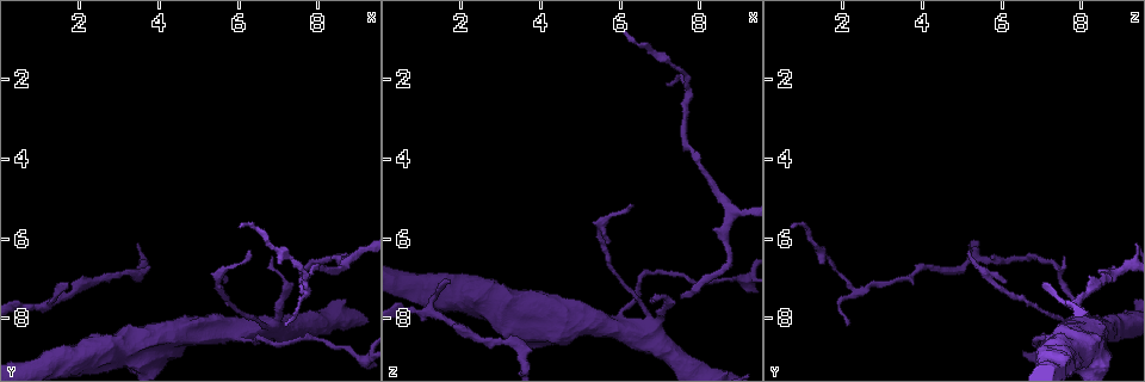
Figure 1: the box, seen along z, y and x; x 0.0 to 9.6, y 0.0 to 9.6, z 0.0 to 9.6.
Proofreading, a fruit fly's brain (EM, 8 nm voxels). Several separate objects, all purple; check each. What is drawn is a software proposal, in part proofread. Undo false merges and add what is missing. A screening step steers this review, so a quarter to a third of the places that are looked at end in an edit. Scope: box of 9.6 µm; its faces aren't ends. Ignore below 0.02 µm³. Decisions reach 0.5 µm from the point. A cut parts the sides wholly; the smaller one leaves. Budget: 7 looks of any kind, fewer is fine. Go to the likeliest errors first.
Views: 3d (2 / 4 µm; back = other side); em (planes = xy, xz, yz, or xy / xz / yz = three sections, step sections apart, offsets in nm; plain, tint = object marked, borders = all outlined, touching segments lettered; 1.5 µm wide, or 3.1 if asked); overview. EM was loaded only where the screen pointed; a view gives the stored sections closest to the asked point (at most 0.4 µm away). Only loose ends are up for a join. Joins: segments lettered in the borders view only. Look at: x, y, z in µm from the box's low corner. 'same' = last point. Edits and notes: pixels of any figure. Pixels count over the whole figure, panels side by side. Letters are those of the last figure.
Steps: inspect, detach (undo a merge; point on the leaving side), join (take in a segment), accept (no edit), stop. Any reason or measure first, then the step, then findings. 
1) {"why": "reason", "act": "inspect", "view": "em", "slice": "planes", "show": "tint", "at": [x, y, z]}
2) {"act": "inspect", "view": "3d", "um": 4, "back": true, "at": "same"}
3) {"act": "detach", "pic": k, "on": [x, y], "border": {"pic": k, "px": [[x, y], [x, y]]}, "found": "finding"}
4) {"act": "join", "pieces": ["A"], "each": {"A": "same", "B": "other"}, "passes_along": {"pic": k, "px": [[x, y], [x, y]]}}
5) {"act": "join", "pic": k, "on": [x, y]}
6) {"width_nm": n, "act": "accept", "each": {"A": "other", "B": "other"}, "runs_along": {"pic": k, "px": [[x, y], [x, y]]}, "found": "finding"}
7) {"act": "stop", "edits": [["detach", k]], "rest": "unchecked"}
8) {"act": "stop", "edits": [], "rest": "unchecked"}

{"why": "abrupt turn", "act": "inspect", "view": "em", "um": 3.1, "slice": "yz", "step": 16, "show": "tint", "at": [7.80, 7.30, 2.40]}

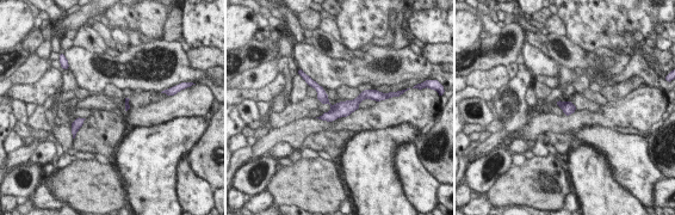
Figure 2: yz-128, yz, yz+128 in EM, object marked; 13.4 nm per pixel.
{"act": "inspect", "view": "em", "um": 3.1, "slice": "yz", "step": 16, "show": "borders", "at": "same"}

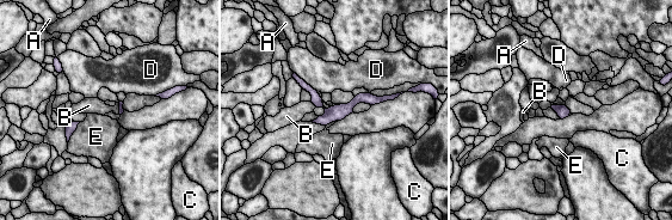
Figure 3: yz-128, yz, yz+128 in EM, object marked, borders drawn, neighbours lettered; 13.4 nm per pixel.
{"act": "accept", "each": {"A": "other", "B": "other", "C": "other", "D": "other", "E": "other"}, "runs_along": {"pic": 3, "px": [[314, 93], [327, 111], [365, 99]]}, "found": "continuous, no second neuron"}

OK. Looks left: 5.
{"why": "thin end", "act": "inspect", "view": "em", "slice": "planes", "show": "plain", "at": [1.70, 7.20, 7.05]}

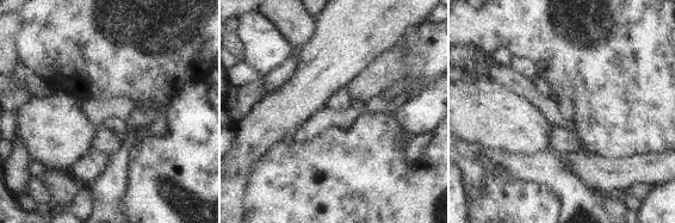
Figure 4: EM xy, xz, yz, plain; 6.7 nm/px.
{"act": "inspect", "view": "em", "slice": "planes", "show": "tint", "at": "same"}

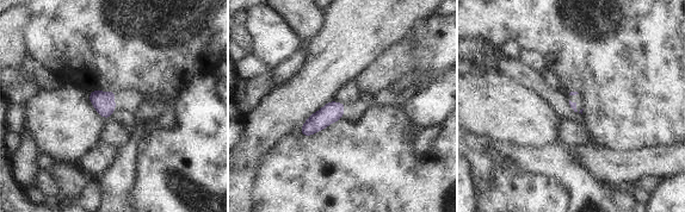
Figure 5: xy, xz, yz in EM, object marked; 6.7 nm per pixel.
{"why": "see the neighbours", "act": "inspect", "view": "em", "slice": "planes", "show": "borders", "at": "same"}

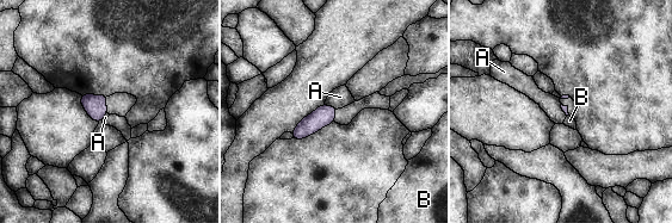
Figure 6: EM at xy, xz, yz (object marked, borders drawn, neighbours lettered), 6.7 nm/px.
{"act": "accept", "each": {"A": "other", "B": "other"}, "border": {"pic": 6, "px": [[324, 104], [337, 109]]}, "found": "no lettered segment goes on from it"}

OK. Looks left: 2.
{"why": "an open end", "act": "inspect", "view": "3d", "um": 2, "at": [6.10, 5.75, 0.75]}

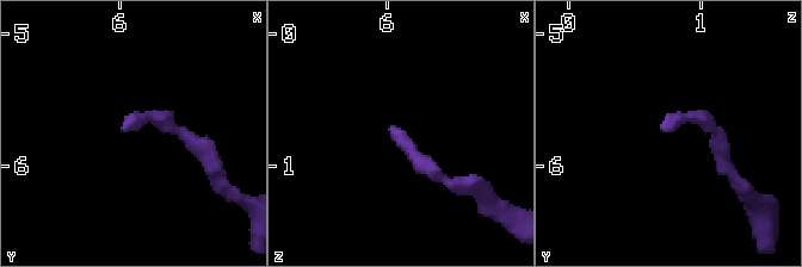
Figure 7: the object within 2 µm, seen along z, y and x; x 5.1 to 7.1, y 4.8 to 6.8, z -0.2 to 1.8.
{"act": "inspect", "view": "em", "slice": "planes", "show": "borders", "at": [6.02, 5.72, 0.70]}

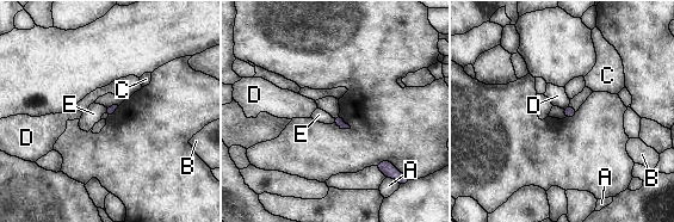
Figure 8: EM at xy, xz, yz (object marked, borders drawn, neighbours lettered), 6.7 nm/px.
{"act": "accept", "each": {"A": "other", "B": "other", "C": "other", "D": "other", "E": "other"}, "border": {"pic": 8, "px": [[569, 104], [577, 110]]}, "found": "none of them fits"}

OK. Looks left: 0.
{"act": "stop", "edits": [], "rest": "unchecked"}

